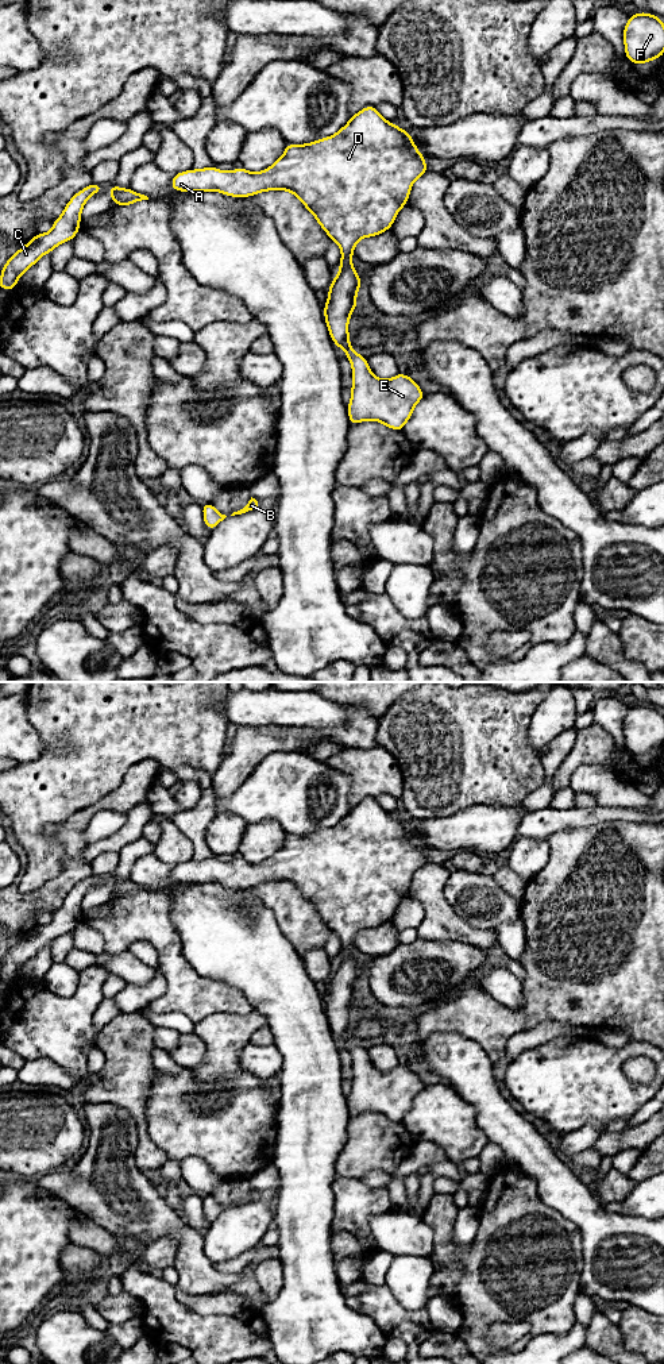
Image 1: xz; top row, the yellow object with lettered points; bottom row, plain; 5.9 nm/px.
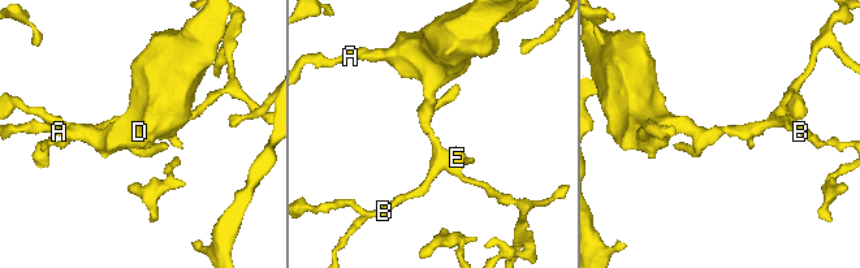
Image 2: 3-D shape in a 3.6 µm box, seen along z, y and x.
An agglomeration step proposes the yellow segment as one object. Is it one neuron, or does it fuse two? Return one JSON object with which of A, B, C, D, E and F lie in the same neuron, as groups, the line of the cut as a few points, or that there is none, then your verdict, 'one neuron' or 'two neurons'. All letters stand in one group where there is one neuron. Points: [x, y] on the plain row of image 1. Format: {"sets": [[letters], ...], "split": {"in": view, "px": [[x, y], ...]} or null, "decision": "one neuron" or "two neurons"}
{"sets": [["A", "B", "C", "D", "E", "F"]], "split": null, "decision": "one neuron"}

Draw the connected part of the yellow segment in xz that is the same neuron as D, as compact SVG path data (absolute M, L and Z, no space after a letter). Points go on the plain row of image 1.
M367 797L352 806L348 814L335 827L306 836L286 835L285 844L269 860L259 864L244 859L223 863L213 856L201 862L190 860L174 866L170 881L178 883L217 882L229 889L250 889L267 882L289 882L316 909L320 918L341 941L340 962L328 980L324 1010L335 1037L345 1043L352 1057L351 1091L347 1097L352 1117L374 1111L401 1124L413 1101L425 1084L416 1071L402 1063L390 1071L377 1070L367 1049L359 1047L350 1036L348 1013L358 998L356 983L362 971L351 953L356 935L368 928L389 922L397 905L405 897L413 874L428 864L425 848L414 832L401 818L383 810L375 797Z

